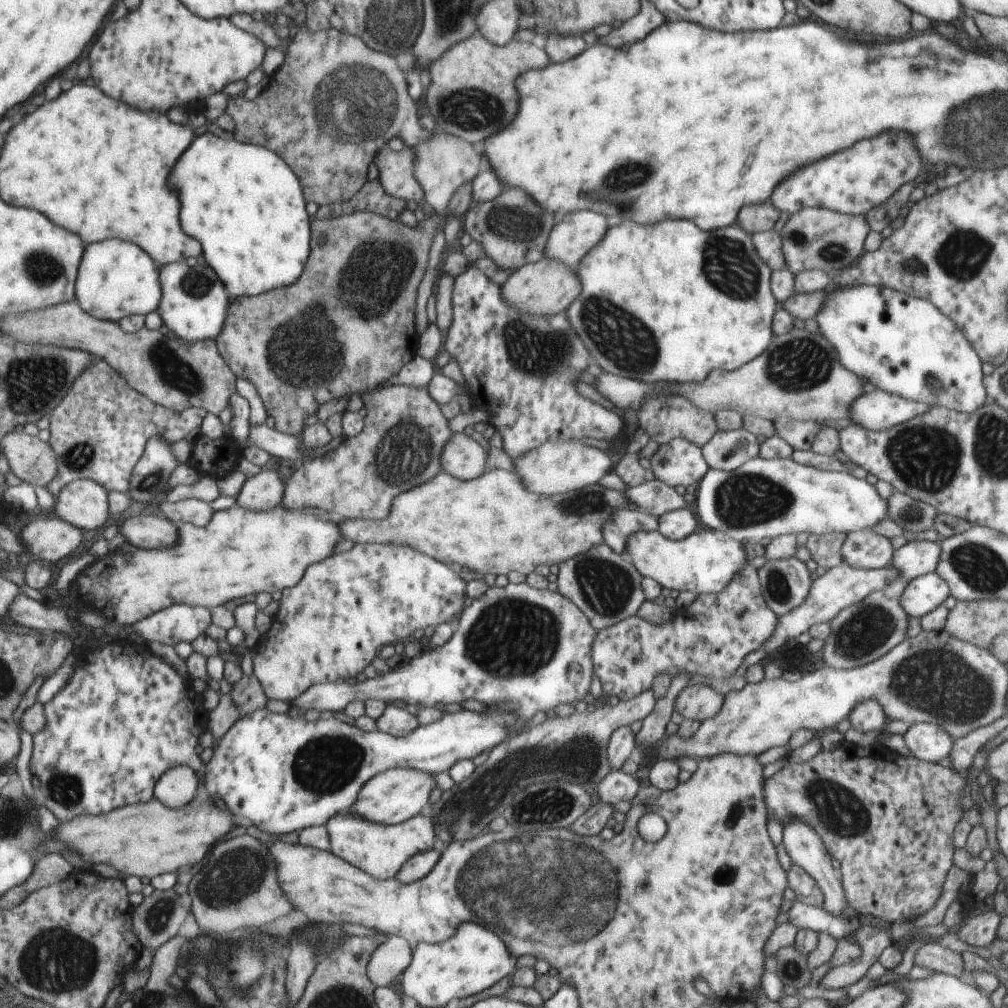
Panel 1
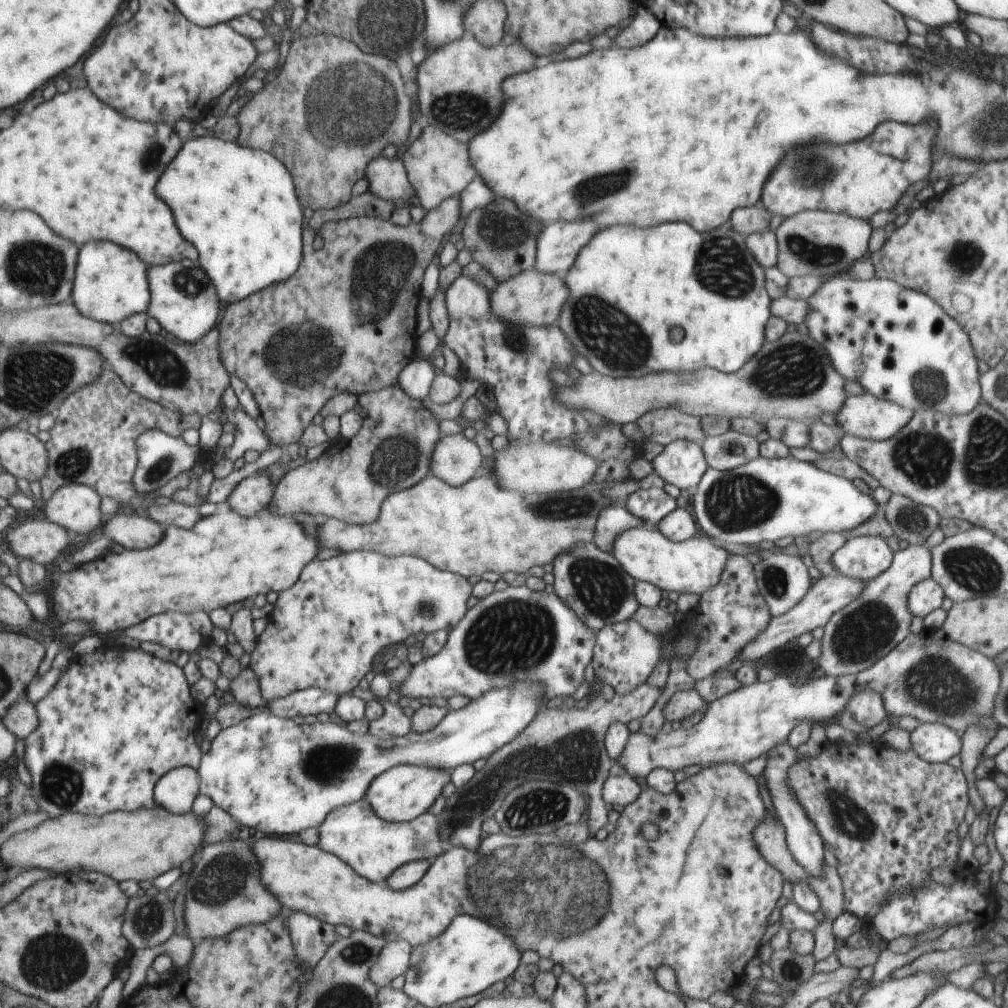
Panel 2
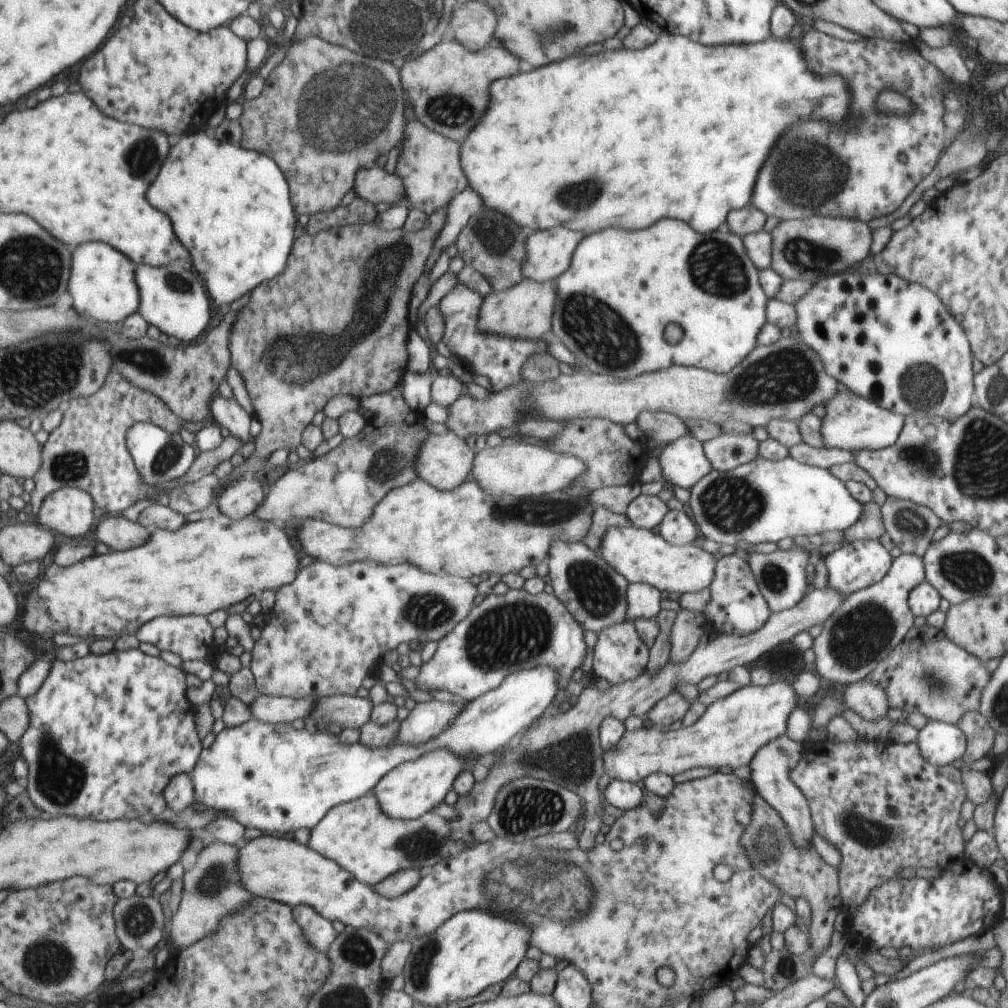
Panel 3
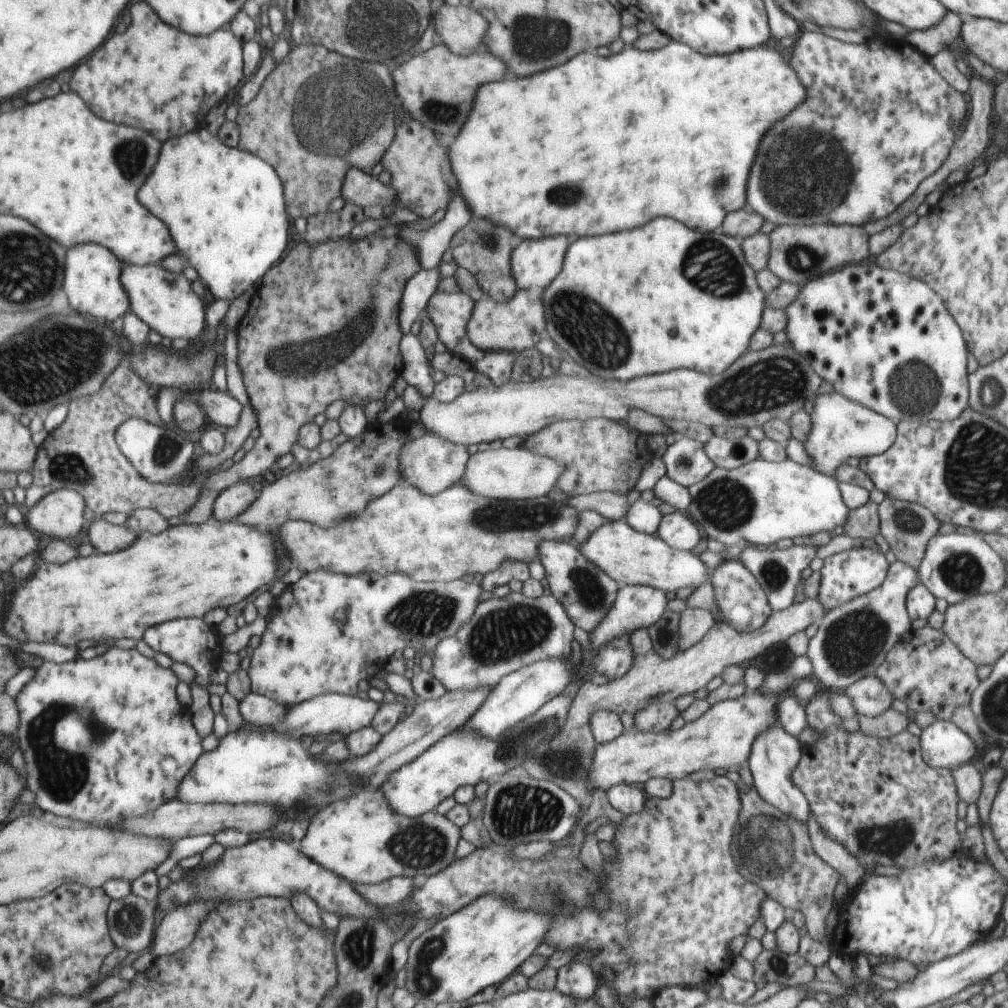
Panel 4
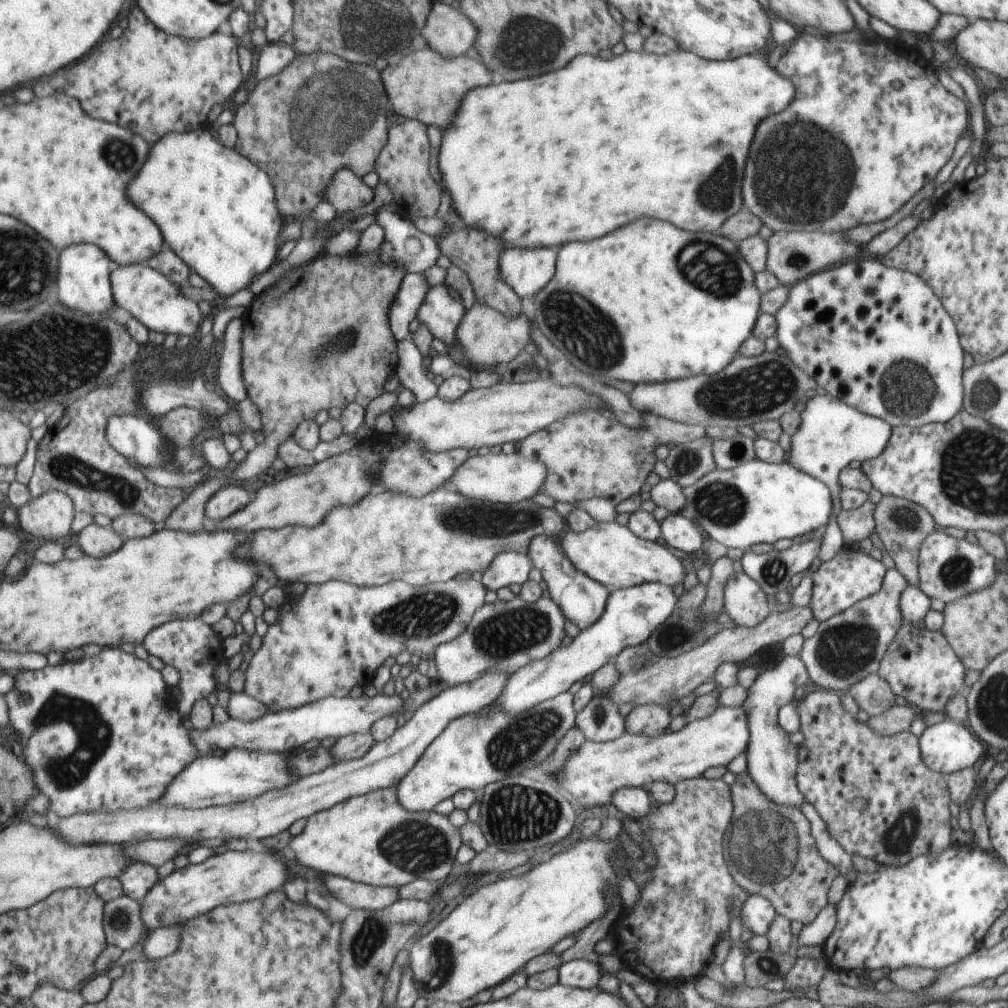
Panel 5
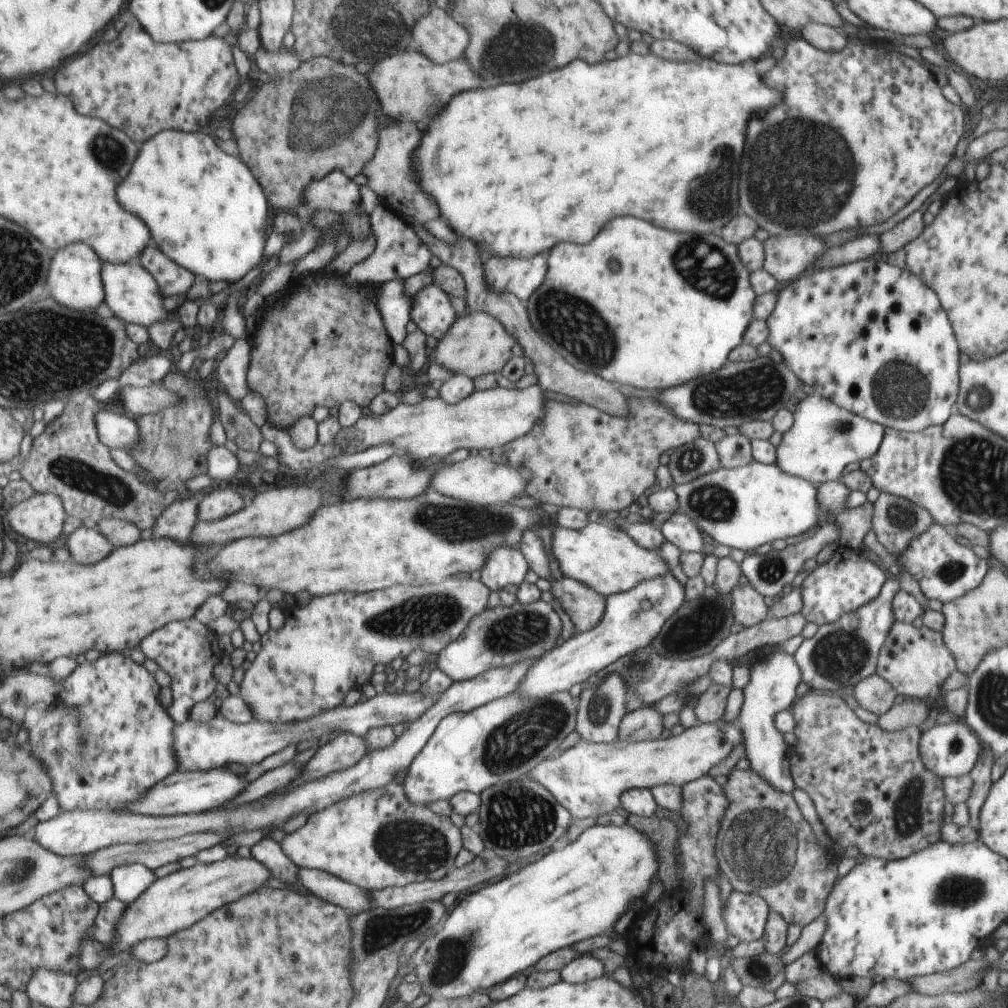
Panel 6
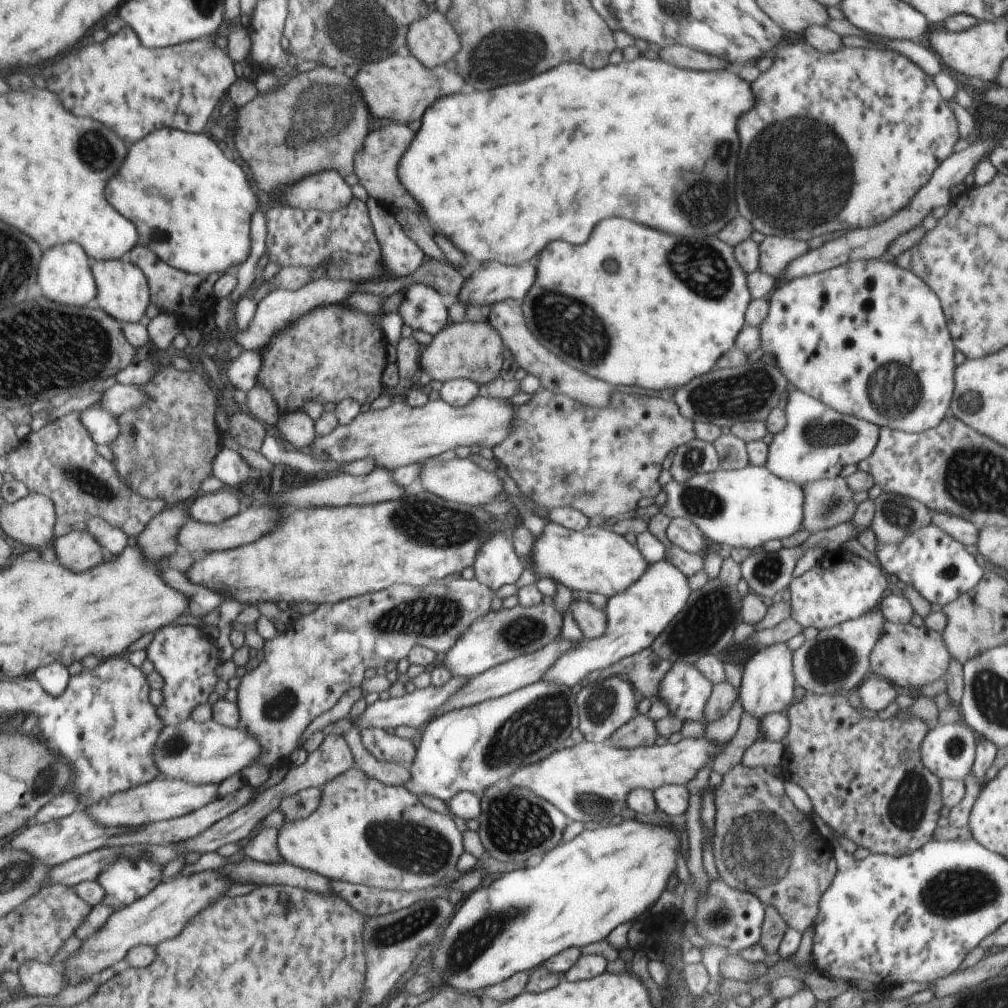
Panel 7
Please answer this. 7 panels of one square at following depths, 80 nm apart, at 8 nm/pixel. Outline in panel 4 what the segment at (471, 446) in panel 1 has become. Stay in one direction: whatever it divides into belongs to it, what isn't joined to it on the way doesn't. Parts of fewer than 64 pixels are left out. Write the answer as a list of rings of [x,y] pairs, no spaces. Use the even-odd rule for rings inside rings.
[[[425,434],[420,438],[408,439],[399,452],[401,483],[410,484],[427,495],[438,494],[460,482],[469,456],[466,447],[452,444],[434,435]]]

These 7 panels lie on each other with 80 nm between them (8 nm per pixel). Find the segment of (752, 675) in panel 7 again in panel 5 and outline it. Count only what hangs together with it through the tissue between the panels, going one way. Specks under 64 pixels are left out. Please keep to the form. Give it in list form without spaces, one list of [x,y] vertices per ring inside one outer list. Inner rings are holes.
[[[784,655],[772,668],[758,673],[756,680],[747,689],[743,704],[749,726],[747,744],[747,770],[759,789],[776,804],[800,808],[805,798],[798,788],[795,772],[798,768],[796,745],[790,742],[788,733],[779,725],[778,711],[793,701],[798,686],[809,686],[809,674],[800,657]]]

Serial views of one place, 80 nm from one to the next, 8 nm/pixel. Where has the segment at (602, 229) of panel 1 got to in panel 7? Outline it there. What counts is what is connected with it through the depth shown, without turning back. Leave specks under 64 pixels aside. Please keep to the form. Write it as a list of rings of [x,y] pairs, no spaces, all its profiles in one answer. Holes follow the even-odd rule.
[[[538,256],[532,258],[530,262],[526,261],[519,265],[505,265],[500,261],[484,261],[480,267],[475,270],[469,278],[465,279],[461,289],[459,290],[459,295],[456,296],[454,300],[459,299],[459,301],[464,305],[492,305],[500,301],[505,301],[506,299],[514,299],[522,303],[523,298],[526,296],[528,289],[535,283]]]

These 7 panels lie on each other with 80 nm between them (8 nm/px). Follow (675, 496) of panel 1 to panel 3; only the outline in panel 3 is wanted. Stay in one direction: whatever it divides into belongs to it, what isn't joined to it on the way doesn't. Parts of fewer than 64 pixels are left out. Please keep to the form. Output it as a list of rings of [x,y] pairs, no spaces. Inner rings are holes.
[[[640,494],[630,503],[625,515],[635,527],[656,531],[663,516],[669,510],[666,502],[662,502],[657,495],[646,496]]]

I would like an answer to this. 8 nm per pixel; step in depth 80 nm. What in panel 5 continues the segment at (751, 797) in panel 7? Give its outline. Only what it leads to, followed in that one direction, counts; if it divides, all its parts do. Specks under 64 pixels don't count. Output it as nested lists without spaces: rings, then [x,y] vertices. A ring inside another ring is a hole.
[[[748,772],[737,773],[736,782],[729,787],[735,804],[734,821],[730,826],[725,847],[722,849],[728,872],[749,895],[759,894],[767,898],[778,915],[785,916],[790,921],[800,921],[803,925],[810,924],[828,904],[828,890],[834,878],[839,875],[839,870],[822,858],[812,836],[808,819],[800,808],[779,805],[770,800]]]

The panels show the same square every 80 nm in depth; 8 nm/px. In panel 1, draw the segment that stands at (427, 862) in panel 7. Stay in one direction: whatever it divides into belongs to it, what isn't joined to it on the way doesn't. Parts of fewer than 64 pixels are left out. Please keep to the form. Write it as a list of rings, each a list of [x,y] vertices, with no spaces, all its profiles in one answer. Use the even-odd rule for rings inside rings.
[[[344,811],[332,816],[325,827],[330,843],[329,851],[356,868],[366,871],[376,880],[394,879],[409,858],[437,848],[438,843],[433,818],[422,814],[395,825],[385,825],[370,822],[358,813]]]

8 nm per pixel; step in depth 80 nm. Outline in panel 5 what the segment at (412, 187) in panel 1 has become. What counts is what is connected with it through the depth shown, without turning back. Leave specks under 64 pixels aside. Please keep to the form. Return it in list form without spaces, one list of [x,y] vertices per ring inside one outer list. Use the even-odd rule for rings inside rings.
[[[337,170],[325,188],[322,201],[330,202],[340,214],[368,204],[373,197],[372,191],[373,189],[366,186],[362,178],[351,170]]]

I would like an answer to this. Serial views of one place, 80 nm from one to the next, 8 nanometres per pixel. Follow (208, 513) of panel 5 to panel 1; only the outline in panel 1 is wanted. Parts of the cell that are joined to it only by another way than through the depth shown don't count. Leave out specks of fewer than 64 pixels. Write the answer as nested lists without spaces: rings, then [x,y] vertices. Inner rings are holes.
[[[265,467],[255,476],[248,475],[236,496],[235,504],[249,511],[270,510],[280,505],[284,489],[285,484],[278,478],[278,473]]]

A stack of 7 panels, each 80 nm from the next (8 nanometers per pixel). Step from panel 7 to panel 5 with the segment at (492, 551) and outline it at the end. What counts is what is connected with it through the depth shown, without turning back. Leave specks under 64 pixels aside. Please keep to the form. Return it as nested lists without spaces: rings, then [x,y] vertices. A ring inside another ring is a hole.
[[[500,552],[483,572],[481,583],[487,590],[496,591],[510,584],[522,584],[529,580],[531,568],[532,562],[526,553]]]

